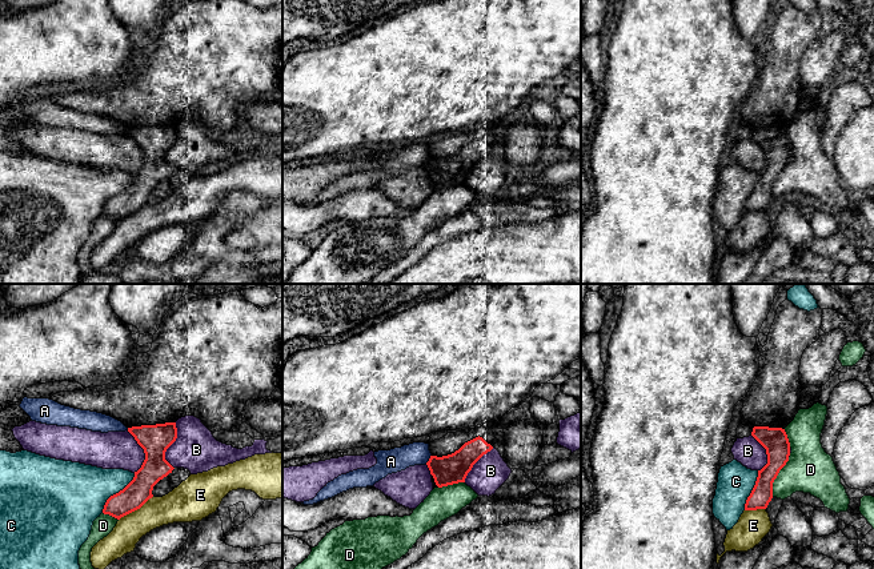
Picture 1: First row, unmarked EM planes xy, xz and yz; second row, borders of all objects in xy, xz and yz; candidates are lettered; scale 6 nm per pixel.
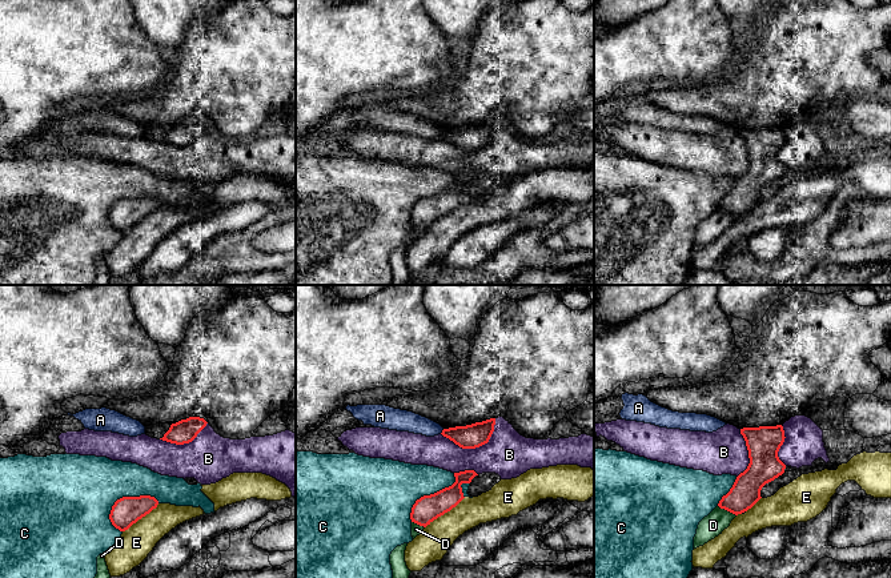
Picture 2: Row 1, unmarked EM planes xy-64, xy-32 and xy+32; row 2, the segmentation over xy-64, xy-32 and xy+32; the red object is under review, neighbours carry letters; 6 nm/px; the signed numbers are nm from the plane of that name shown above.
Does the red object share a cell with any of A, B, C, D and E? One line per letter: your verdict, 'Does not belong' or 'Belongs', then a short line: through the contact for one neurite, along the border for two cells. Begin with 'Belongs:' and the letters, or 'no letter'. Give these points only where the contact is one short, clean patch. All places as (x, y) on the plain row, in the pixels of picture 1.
Belongs: no letter
A: Does not belong. Line: xz (431, 156), (425, 164)
B: Does not belong
C: Does not belong
D: Does not belong
E: Does not belong

